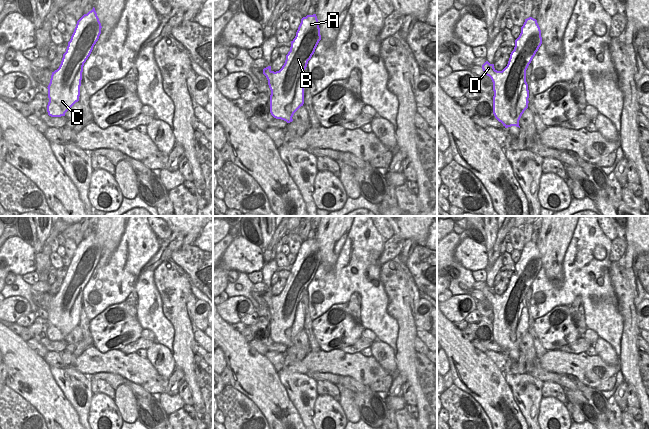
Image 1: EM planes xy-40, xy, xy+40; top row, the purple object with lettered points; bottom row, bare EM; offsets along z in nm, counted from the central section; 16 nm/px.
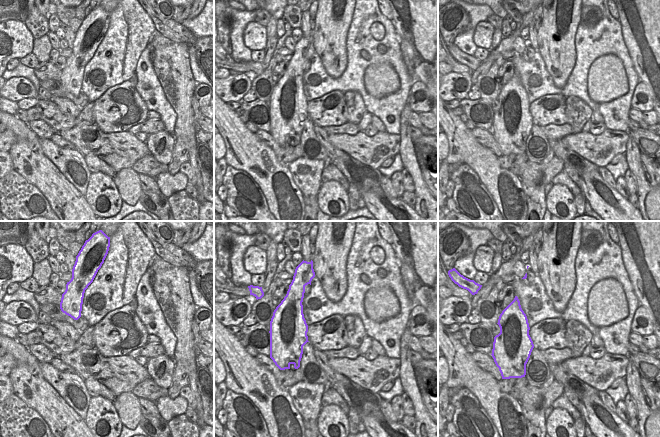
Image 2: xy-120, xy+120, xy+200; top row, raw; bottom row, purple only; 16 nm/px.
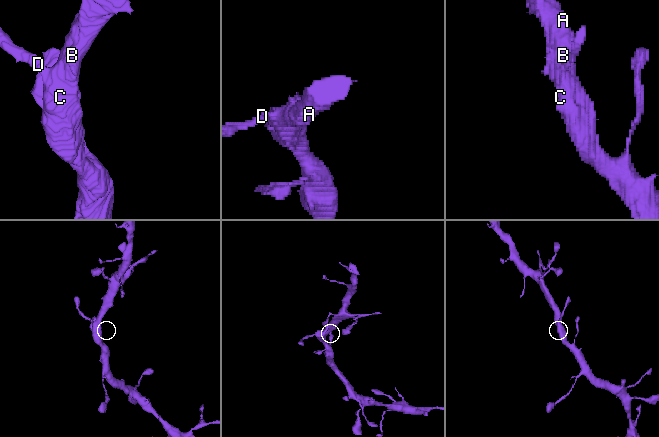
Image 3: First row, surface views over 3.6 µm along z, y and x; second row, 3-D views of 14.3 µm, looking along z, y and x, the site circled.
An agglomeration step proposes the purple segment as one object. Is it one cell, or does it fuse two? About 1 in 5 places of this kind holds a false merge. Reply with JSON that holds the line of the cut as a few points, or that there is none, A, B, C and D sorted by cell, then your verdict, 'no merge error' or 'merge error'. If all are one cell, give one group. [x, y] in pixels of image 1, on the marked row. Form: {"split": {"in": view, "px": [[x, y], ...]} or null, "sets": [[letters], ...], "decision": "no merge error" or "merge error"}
{"split": null, "sets": [["A", "B", "C", "D"]], "decision": "no merge error"}

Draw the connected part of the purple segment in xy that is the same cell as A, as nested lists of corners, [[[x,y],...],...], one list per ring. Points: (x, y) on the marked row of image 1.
[[[316,14],[303,17],[282,68],[276,72],[271,66],[263,69],[271,90],[270,113],[274,118],[290,123],[294,113],[303,106],[303,71],[320,40]]]

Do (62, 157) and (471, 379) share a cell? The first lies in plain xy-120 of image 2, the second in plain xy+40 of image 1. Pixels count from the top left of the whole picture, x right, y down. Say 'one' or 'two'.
two

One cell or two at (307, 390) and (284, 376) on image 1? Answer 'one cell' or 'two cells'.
one cell

